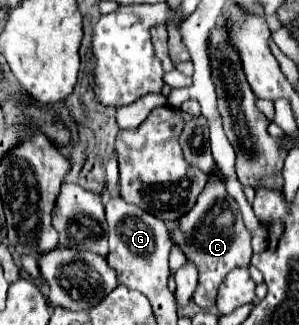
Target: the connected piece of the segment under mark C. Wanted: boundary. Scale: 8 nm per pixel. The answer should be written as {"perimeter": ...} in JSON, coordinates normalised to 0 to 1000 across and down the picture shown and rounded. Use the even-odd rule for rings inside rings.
{"perimeter":[[[709,557],[709,569],[689,569],[689,582],[669,594],[656,631],[602,674],[602,698],[582,717],[575,735],[629,803],[656,809],[669,852],[662,852],[662,883],[649,895],[649,932],[669,945],[709,945],[722,920],[722,889],[736,865],[789,822],[836,822],[836,791],[843,791],[843,760],[829,742],[829,711],[816,705],[816,686],[803,680],[803,649],[789,643],[789,618],[749,594],[749,563],[742,557]]]}

